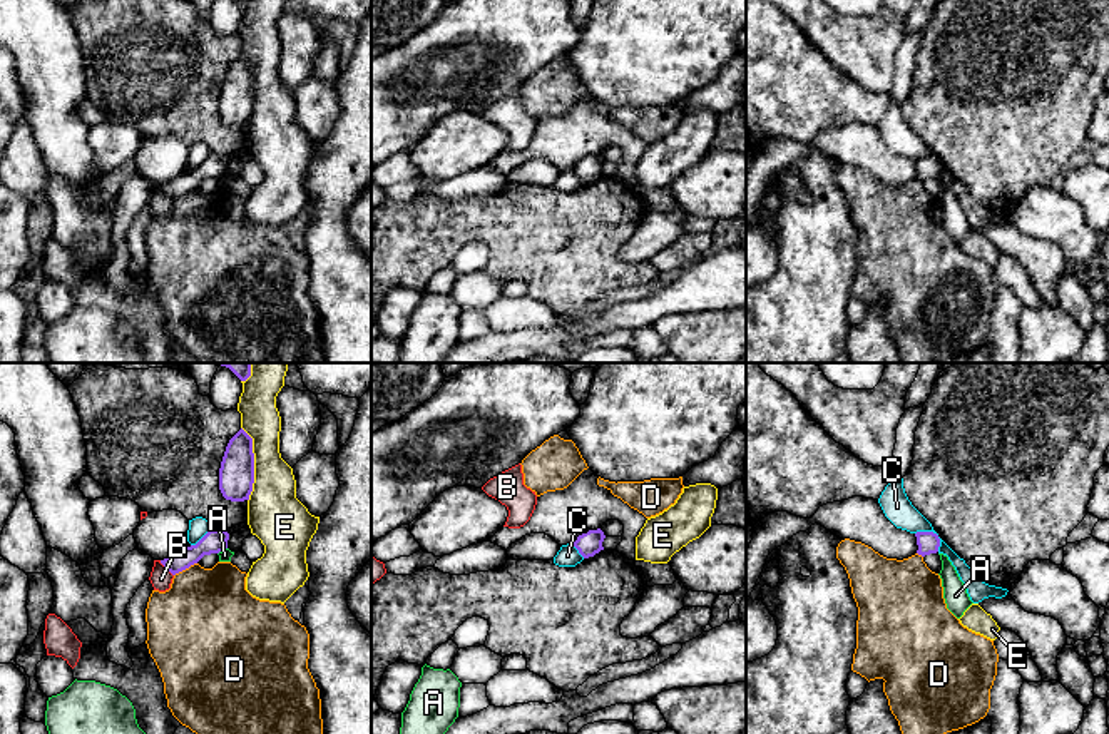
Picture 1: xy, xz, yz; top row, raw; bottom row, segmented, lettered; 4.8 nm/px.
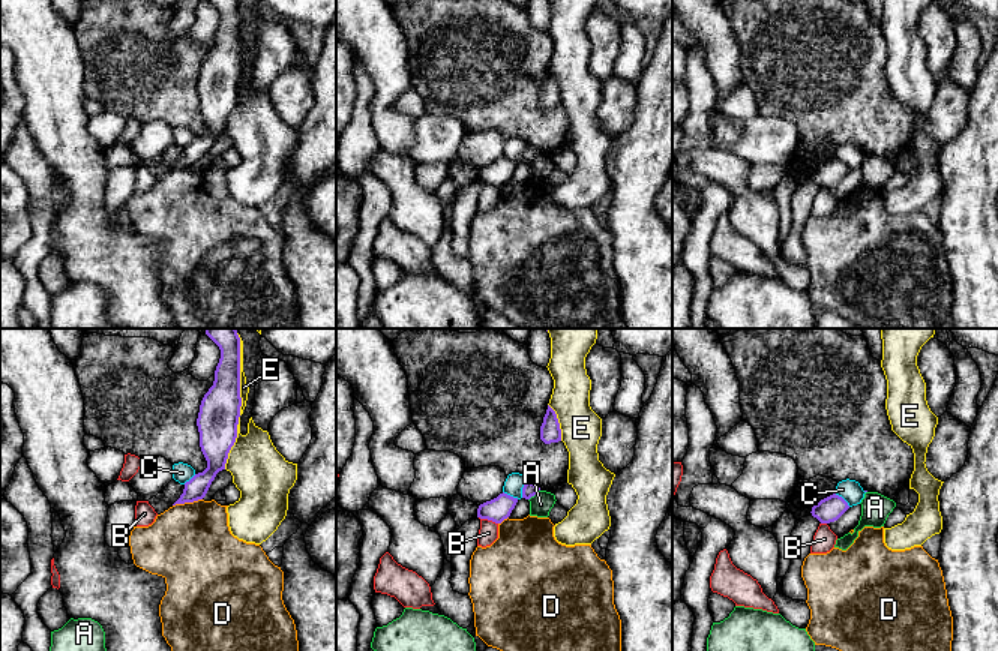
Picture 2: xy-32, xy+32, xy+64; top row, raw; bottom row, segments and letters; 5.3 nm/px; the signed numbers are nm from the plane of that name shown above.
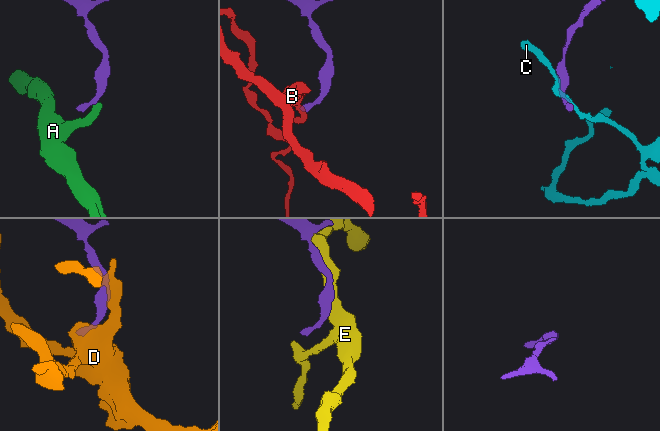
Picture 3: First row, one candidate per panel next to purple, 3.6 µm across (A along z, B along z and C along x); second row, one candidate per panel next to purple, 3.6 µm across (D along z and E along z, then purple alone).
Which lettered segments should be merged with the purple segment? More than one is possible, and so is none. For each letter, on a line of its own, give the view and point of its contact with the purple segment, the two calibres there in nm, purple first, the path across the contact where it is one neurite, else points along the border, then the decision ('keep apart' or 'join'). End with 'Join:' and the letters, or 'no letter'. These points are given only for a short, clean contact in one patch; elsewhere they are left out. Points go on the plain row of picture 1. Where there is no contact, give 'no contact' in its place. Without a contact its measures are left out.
A: xy (221, 176) | 110/60 nm | along xy (226, 173), (218, 179) | keep apart
B: xy (166, 193) | 100/110 nm | along xy (159, 186), (173, 201) | keep apart
C: yz (932, 158) | 110/140 nm | keep apart
D: xy (184, 194) | 110/440 nm | keep apart
E: xy (253, 89) | 180/260 nm | keep apart
Join: no letter

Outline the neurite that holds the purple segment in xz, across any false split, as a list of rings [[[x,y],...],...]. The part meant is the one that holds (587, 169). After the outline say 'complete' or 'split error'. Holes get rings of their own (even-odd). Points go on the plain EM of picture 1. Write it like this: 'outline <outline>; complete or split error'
outline [[[600,154],[589,155],[577,162],[577,166],[574,167],[574,172],[579,176],[579,179],[584,184],[589,184],[589,182],[594,182],[595,179],[599,179],[600,176],[604,176],[604,172],[602,172],[604,164],[606,164],[606,161]]]; complete

